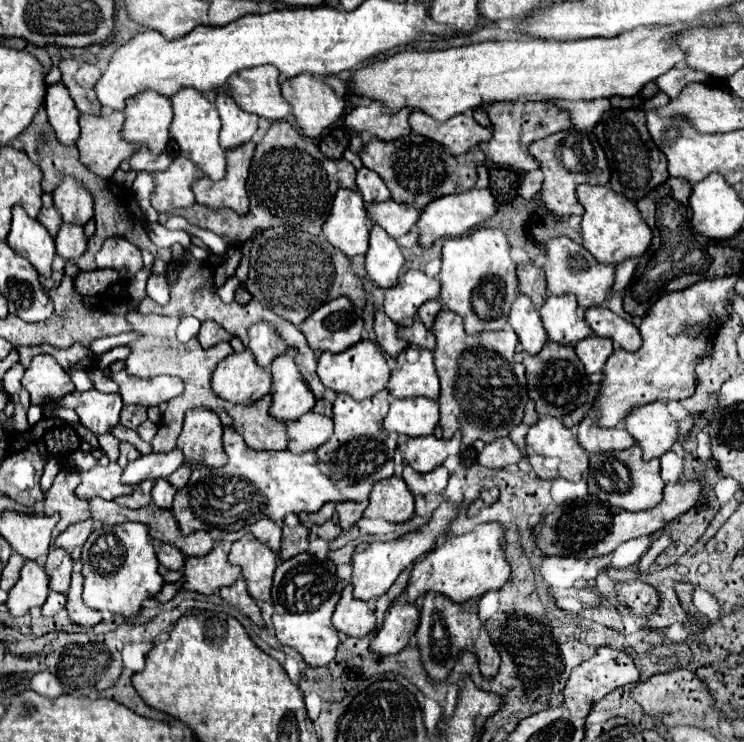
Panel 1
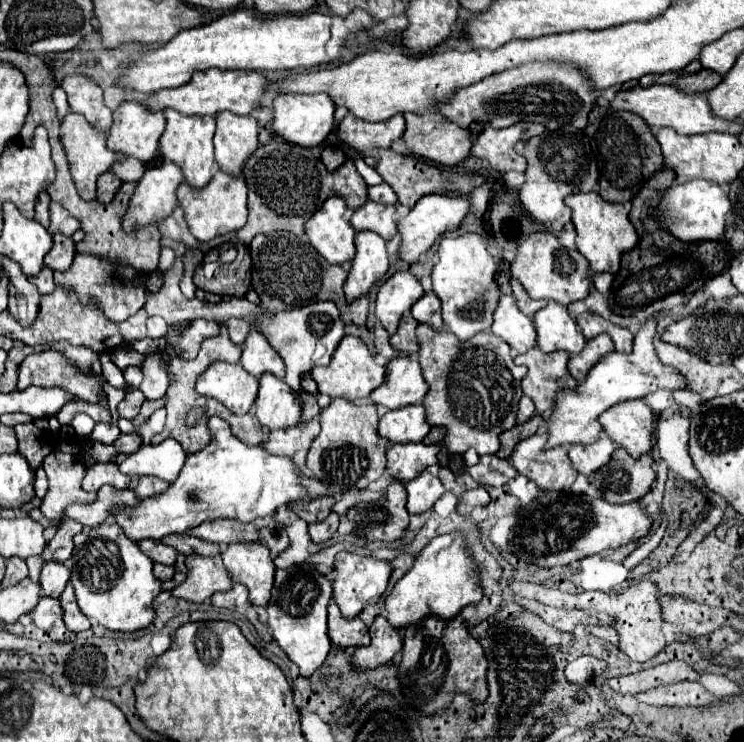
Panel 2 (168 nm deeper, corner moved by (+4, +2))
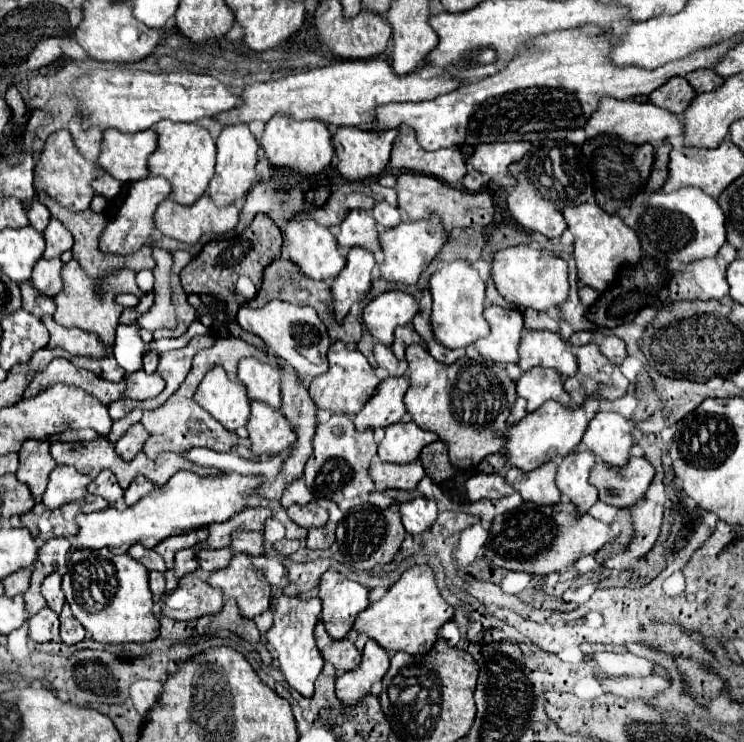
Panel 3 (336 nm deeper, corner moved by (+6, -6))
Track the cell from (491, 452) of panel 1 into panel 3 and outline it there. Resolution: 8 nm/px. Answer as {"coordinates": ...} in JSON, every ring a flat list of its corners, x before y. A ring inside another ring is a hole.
{"coordinates":[[478,473,466,481,466,493,468,493,468,499,474,503,480,499,498,499,498,497,512,495,514,487,508,485,504,477,496,473,490,473,490,475]]}

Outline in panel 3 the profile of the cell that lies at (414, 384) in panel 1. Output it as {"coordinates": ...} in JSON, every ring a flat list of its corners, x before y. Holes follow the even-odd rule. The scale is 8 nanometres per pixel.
{"coordinates":[[388,377,384,379,368,403,362,407,358,415,354,415,352,423,360,429,376,429,398,423,406,413,404,395,408,391,408,379,404,377]]}

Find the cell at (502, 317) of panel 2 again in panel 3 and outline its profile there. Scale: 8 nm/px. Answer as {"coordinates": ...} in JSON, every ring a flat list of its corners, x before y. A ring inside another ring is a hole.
{"coordinates":[[490,305,484,309,484,319,490,325,490,333,474,343,478,353,494,363,516,363,518,343,524,335,522,313]]}

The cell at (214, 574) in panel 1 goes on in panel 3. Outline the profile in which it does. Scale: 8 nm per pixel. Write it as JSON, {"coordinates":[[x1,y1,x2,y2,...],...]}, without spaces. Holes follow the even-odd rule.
{"coordinates":[[196,573,184,575,178,581,178,587,160,601,160,613,164,617,192,623,202,615,216,615,222,611,224,597,222,591,210,587]]}

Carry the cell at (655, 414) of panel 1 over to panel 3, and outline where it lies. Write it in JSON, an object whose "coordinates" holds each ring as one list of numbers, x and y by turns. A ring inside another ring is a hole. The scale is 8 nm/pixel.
{"coordinates":[[598,411,598,415,594,415,588,423,582,443,604,463,622,467,622,463,630,457,630,447,634,445,630,435,632,429,632,419,626,419,614,411]]}

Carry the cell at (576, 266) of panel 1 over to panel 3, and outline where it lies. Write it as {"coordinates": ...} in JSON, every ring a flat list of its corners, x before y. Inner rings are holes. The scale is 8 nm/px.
{"coordinates":[[528,245,508,247,494,255,490,277,498,293,516,307,532,307,536,311,548,311,550,307,560,305,568,297,568,267,560,257,548,255]]}

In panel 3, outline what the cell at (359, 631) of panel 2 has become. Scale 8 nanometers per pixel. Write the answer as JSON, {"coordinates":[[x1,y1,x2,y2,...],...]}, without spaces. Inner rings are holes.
{"coordinates":[[322,621,316,623,314,635,316,635,316,647,322,653,324,661,332,663,338,671,352,671,360,665,362,655,356,651,354,643,350,643,348,639,342,639,342,641,330,639]]}

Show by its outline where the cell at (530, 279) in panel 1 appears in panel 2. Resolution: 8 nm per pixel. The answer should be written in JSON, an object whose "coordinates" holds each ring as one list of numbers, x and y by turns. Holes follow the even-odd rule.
{"coordinates":[[512,279,510,283,512,283,512,289,514,289,514,297,518,299,520,311,524,311,528,317,532,317,538,309,542,309,542,307,548,305,548,301,534,301,534,299,524,291,524,287,520,287,520,281]]}

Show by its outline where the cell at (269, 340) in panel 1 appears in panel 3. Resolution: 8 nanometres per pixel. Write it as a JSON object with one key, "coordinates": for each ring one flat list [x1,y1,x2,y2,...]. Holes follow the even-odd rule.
{"coordinates":[[242,359,238,365,238,379,246,387,248,399,268,403,280,409,280,371,258,359]]}

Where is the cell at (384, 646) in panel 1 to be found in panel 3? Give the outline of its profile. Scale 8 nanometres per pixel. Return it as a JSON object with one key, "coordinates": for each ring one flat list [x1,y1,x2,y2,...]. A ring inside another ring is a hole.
{"coordinates":[[368,641,364,647,360,667,338,675,336,697,340,699,342,705,346,705,346,707,358,705,358,701,370,693,370,687,386,675,388,667,390,667,390,655,386,655,386,653,388,651,384,651,378,643]]}

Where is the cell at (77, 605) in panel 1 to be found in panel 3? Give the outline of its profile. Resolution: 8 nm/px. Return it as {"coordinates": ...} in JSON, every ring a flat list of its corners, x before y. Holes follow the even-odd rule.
{"coordinates":[[66,603,60,613,60,639,62,639,62,643,76,645,84,639,84,635,86,635,86,629,74,619,74,615]]}

